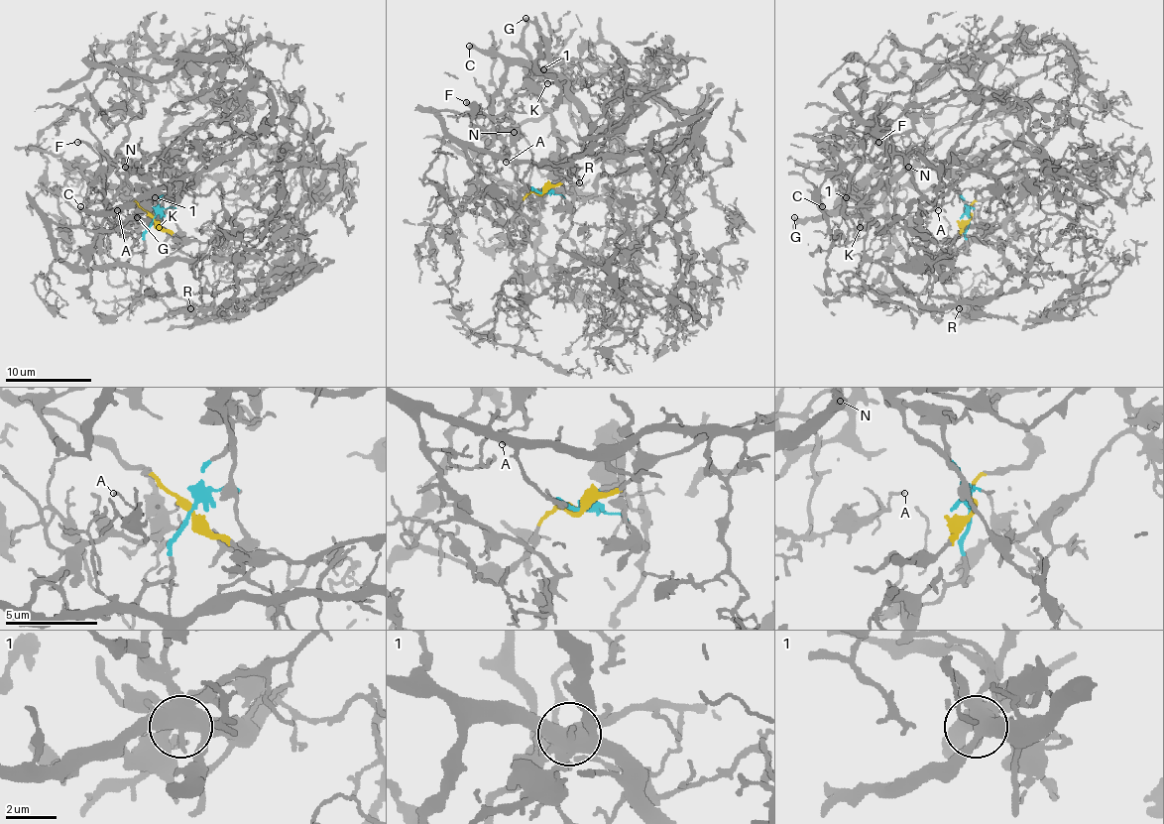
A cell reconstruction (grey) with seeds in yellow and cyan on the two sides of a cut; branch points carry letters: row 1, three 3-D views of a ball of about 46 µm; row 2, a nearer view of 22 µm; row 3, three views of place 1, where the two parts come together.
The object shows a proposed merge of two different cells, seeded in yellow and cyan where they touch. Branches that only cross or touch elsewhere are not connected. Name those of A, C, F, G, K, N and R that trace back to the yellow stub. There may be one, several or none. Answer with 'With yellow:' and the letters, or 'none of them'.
With yellow: C, F, G, K, N

